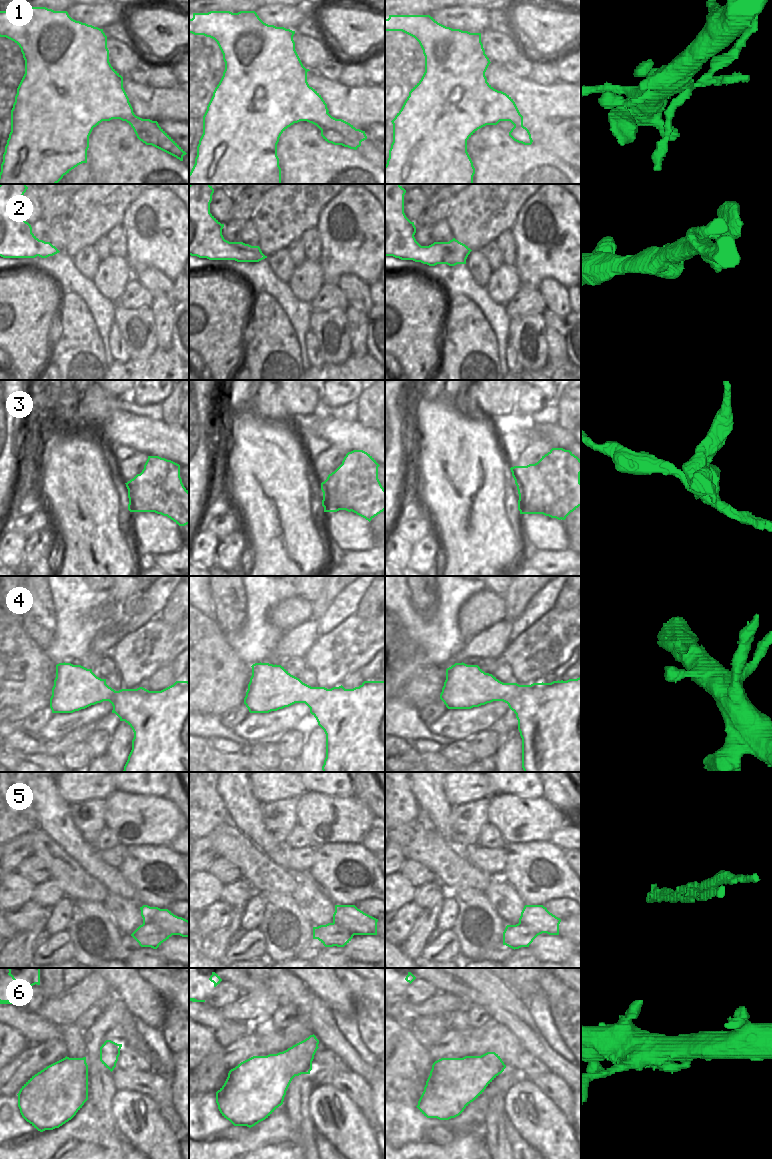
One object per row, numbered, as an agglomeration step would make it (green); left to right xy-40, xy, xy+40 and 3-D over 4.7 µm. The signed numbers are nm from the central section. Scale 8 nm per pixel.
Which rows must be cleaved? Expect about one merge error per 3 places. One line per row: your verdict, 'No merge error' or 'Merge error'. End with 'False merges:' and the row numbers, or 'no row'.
1: Merge error
2: No merge error
3: Merge error
4: No merge error
5: Merge error
6: No merge error
False merges: 1, 3, 5

